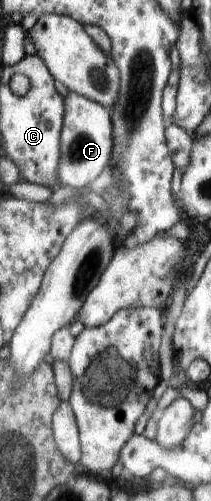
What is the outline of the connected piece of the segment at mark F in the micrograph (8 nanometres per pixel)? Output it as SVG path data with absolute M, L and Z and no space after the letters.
M71 92L67 100L67 126L64 127L63 151L60 160L60 182L67 187L92 186L110 166L116 152L116 128L112 111L101 102Z

